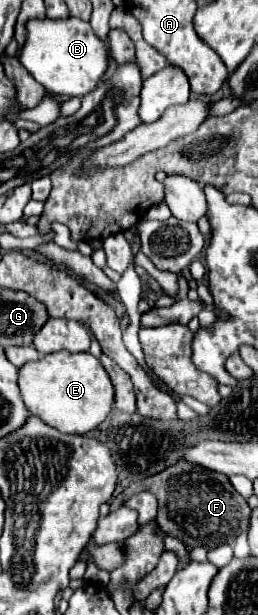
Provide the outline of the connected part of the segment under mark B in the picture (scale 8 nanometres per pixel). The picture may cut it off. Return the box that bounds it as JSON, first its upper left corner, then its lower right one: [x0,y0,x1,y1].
[22,18,108,96]

